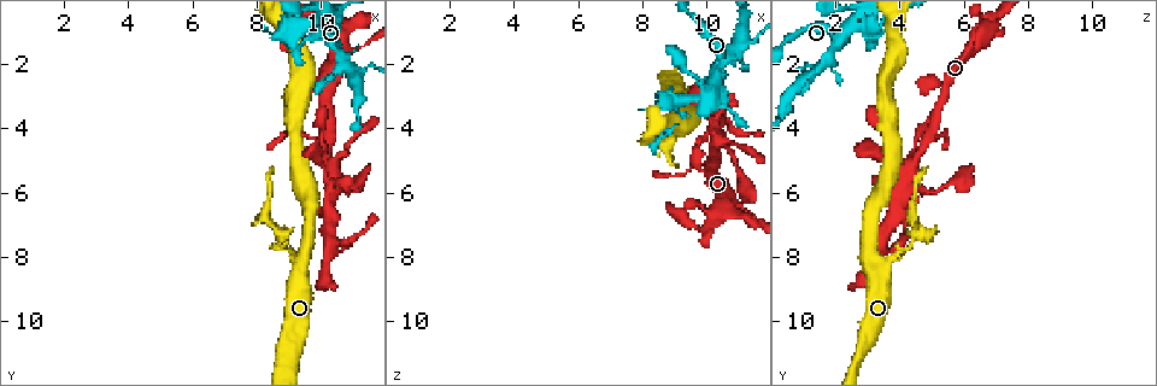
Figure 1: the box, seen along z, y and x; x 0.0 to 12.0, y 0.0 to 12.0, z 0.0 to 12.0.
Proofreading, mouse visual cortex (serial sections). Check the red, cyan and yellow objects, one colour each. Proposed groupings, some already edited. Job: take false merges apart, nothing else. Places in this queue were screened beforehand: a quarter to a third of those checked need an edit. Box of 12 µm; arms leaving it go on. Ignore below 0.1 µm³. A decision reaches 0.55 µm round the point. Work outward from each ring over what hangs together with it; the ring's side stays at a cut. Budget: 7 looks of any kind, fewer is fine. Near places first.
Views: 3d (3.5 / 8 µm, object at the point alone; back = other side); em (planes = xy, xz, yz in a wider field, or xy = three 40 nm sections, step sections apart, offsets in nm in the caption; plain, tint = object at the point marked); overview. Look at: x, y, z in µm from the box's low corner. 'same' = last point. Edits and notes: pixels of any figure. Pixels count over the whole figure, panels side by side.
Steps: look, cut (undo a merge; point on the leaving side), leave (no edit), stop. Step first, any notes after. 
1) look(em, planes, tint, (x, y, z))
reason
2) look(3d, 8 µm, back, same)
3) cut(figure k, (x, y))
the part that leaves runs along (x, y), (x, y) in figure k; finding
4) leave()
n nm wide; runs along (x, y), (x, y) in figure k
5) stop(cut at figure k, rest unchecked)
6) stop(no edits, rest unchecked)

look(3d, 8 µm, (10.5, 1.1, 6.3))
thin neck

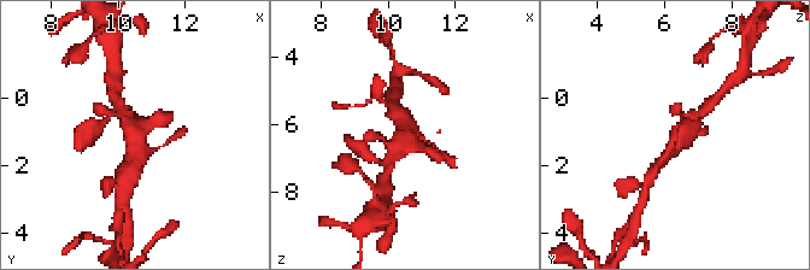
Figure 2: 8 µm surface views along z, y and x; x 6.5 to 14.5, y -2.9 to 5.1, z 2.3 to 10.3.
look(3d, 3.5 µm, (10.5, 1.1, 6.4))

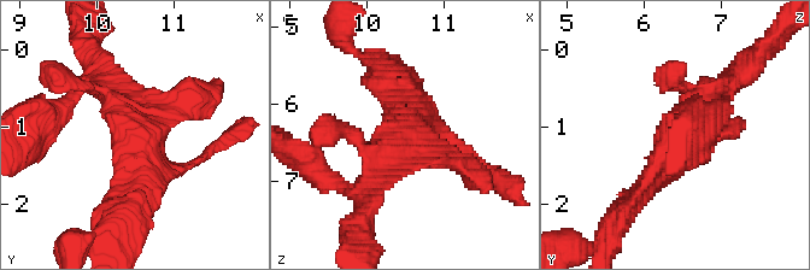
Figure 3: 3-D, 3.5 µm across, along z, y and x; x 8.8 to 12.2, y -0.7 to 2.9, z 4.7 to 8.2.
look(em, xy, step 5, tint, (10.50, 1.10, 6.35))
need the tissue

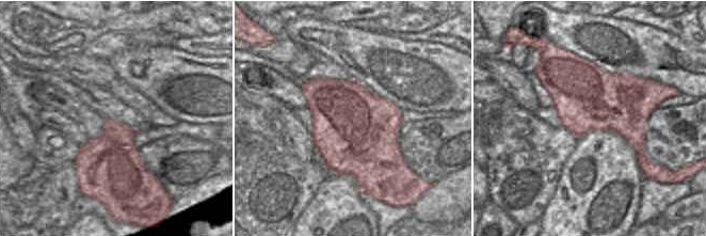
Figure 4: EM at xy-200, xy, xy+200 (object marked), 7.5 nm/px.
leave()
runs along (629, 204), (673, 133), (722, 88) in figure 3; one cell here

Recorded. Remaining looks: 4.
look(3d, 8 µm, (10.4, 5.8, 4.4))
looks like a crossing

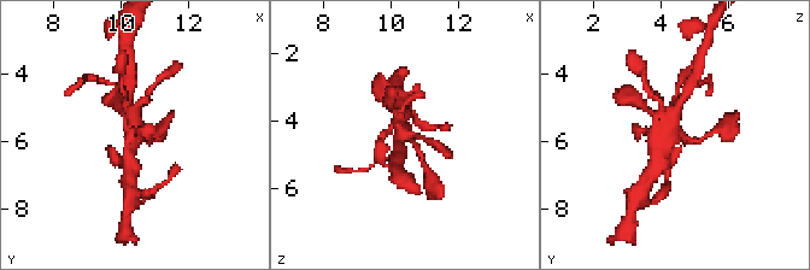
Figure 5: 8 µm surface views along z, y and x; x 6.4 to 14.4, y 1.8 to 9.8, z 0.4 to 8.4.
look(3d, 3.5 µm, same)
zoom in

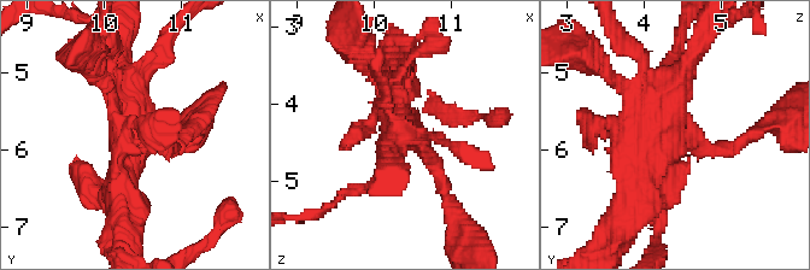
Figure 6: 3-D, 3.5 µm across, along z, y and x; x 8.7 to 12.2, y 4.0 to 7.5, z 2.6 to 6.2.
look(em, xy, step 2, tint, (10.40, 5.80, 4.30))
now the EM

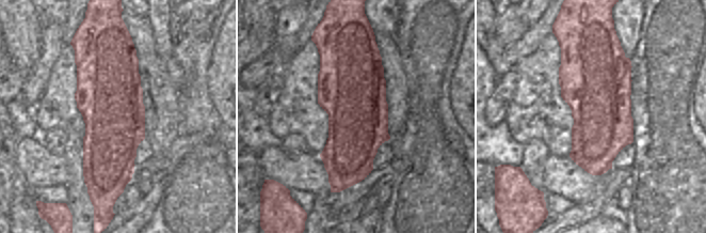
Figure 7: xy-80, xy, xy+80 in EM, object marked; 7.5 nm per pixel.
leave()
500 nm wide; runs along (688, 59), (633, 204) in figure 6; continuous, no second cell

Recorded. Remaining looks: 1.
stop(no edits, rest unchecked)

